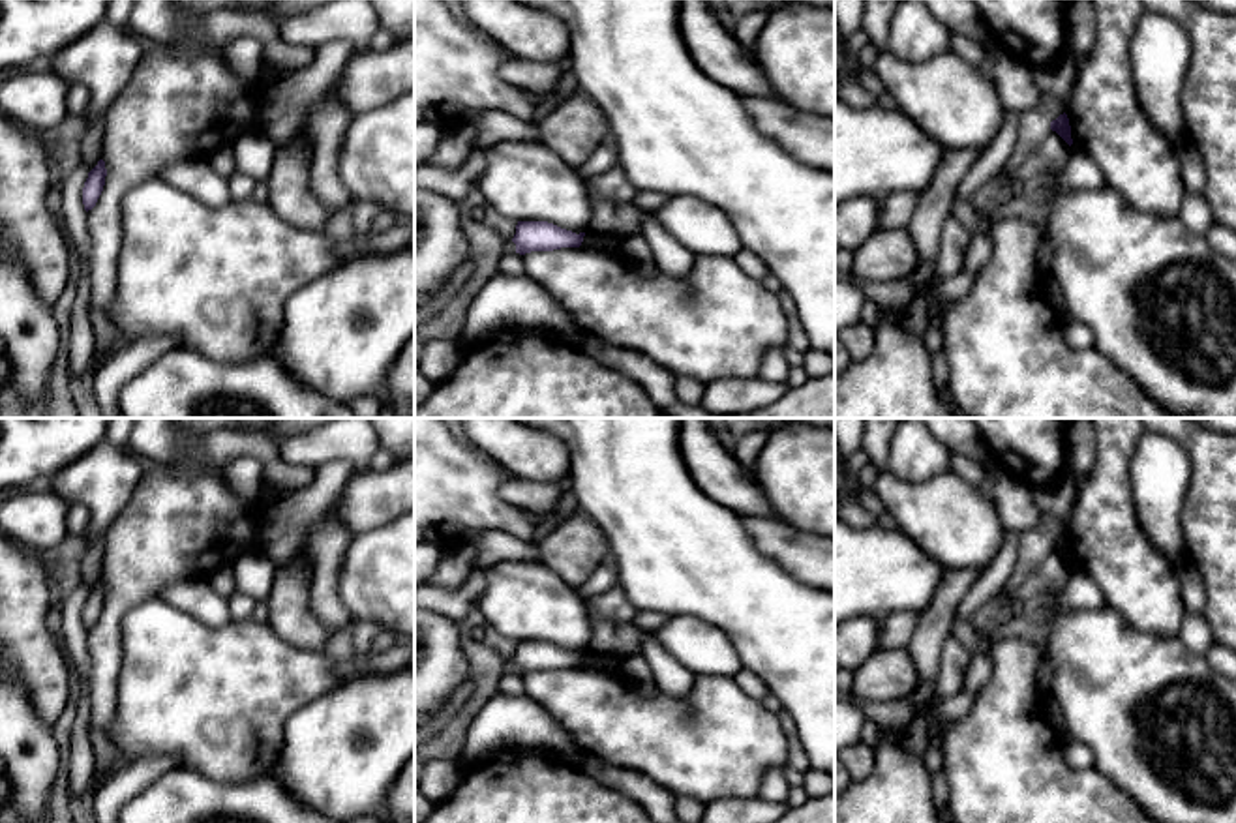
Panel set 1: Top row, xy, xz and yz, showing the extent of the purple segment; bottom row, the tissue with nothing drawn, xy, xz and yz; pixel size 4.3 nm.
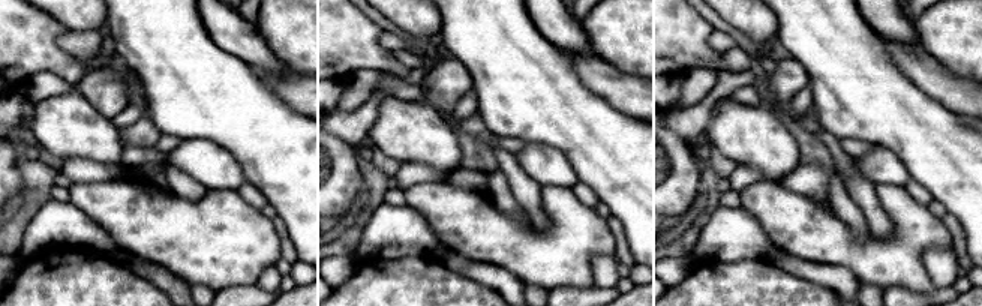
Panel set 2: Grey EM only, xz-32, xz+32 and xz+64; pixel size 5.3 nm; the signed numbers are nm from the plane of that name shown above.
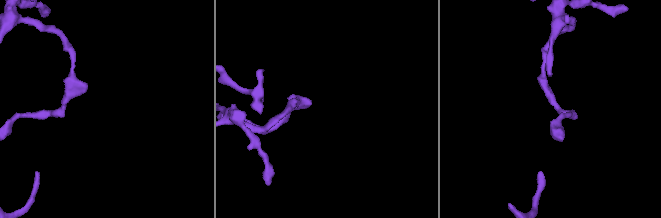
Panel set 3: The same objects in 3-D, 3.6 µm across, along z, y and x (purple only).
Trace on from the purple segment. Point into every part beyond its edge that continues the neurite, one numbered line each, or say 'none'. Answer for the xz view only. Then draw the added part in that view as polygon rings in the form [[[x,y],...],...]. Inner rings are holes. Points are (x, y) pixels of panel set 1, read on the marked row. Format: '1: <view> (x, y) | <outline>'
none

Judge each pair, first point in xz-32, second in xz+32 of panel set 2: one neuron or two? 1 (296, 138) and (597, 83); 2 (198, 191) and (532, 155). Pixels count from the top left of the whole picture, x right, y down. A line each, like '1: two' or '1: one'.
1: two
2: two

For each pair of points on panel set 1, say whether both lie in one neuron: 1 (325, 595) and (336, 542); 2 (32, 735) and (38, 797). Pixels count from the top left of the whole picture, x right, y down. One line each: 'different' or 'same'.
1: same
2: same

